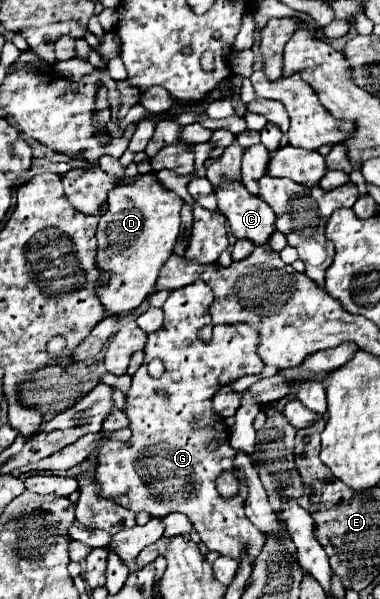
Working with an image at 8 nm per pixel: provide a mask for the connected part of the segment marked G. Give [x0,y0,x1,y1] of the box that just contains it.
[94,280,266,564]

